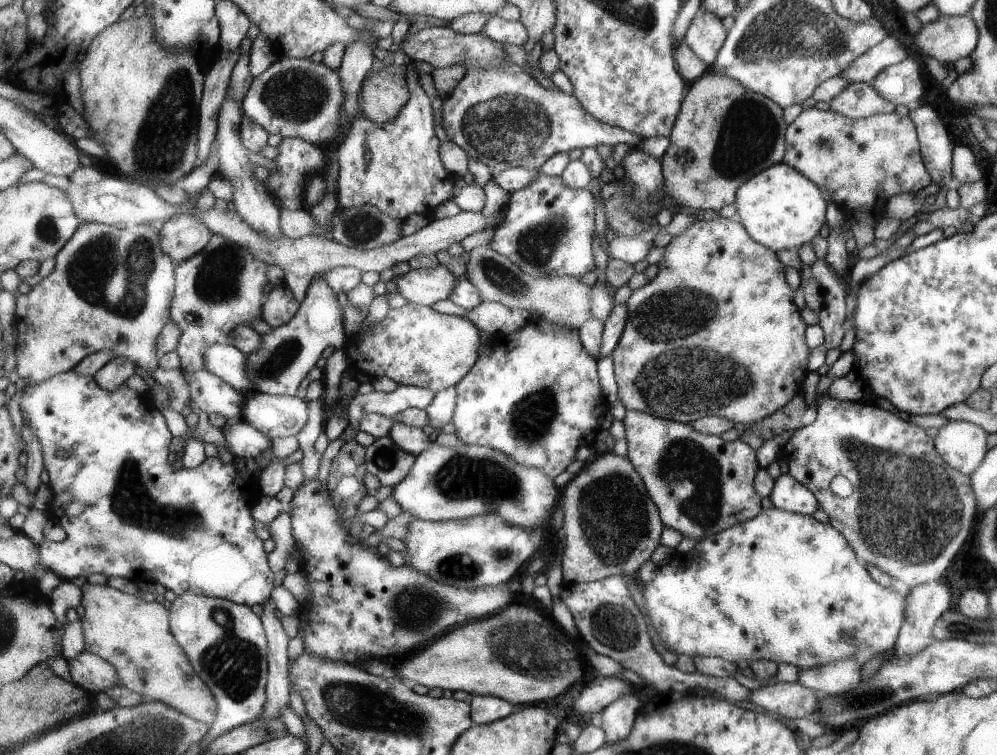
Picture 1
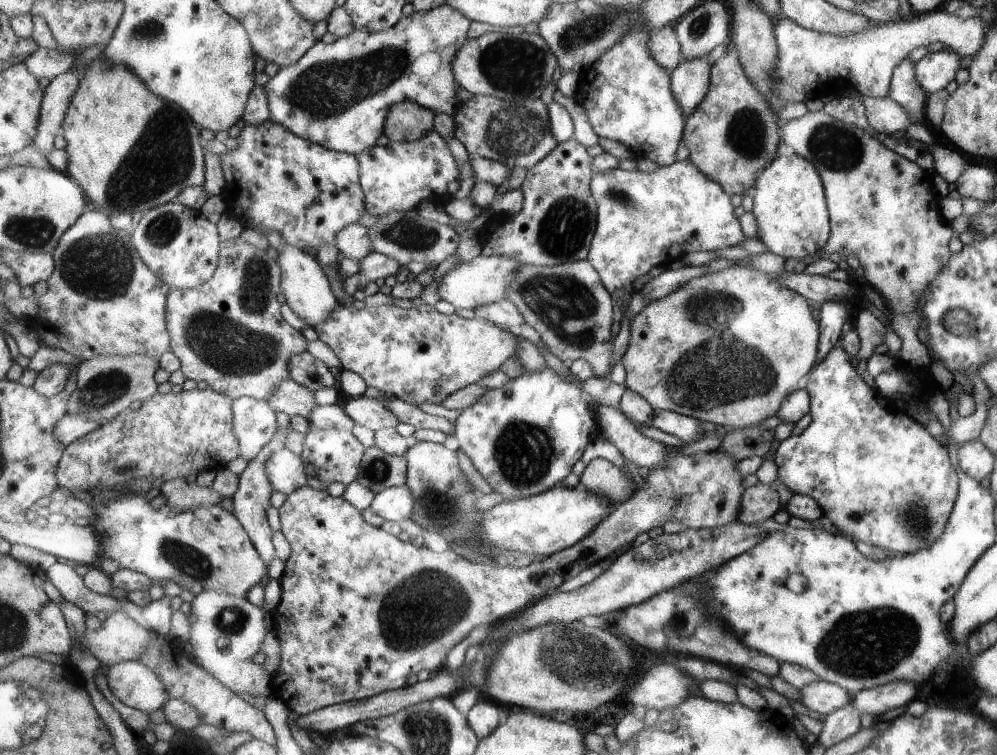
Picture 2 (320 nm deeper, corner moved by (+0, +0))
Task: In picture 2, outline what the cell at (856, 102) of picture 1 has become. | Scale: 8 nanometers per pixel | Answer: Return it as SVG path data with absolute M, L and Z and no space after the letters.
M887 96L862 97L861 102L869 126L879 134L892 136L895 132L905 131L911 125L907 111Z

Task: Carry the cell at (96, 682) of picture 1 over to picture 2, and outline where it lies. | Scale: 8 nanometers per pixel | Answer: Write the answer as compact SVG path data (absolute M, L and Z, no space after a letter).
M139 660L112 665L106 676L114 696L125 705L140 711L155 712L171 700L159 675Z

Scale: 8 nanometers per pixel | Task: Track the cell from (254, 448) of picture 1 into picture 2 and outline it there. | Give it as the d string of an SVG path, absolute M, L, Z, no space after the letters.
M275 449L266 462L272 485L287 496L307 485L307 474L302 455L289 449Z

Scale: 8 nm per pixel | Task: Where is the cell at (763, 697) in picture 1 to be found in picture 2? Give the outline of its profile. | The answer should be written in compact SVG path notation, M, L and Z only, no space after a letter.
M821 680L810 682L797 690L799 691L797 701L807 710L813 710L824 717L830 712L839 710L851 698L851 694L842 686Z

